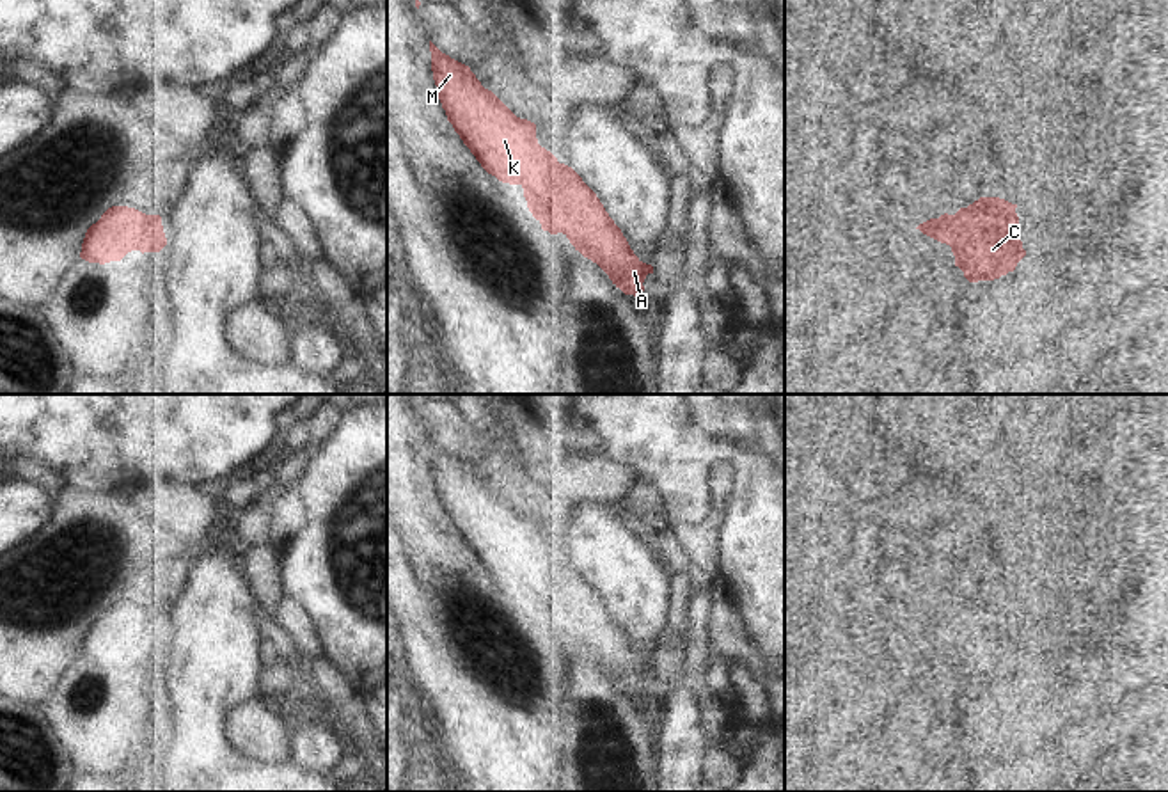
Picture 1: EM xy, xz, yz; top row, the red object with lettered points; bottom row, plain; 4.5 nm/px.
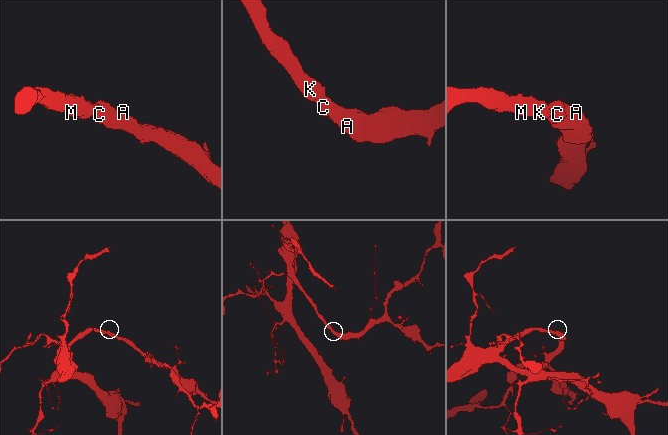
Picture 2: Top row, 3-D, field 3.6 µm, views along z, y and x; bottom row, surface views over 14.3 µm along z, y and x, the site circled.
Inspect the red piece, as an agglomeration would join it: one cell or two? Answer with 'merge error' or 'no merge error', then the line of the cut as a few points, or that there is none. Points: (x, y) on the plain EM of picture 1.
no merge error; cut none

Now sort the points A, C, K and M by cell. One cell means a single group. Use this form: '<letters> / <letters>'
A C K M

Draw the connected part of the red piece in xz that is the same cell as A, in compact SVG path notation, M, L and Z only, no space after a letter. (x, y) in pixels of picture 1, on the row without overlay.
M431 439L431 469L447 519L481 565L502 581L520 582L533 614L550 632L563 630L584 655L596 661L625 693L641 694L653 664L630 646L621 627L605 609L596 591L568 563L541 545L536 522L517 515L492 488L485 487L469 463L442 451Z

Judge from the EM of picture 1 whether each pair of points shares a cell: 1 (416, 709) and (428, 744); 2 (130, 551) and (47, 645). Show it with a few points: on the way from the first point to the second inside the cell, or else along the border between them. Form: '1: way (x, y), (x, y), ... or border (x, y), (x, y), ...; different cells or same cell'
1: way (419, 718), (421, 736); same cell
2: way (109, 576), (109, 588), (71, 620); same cell

